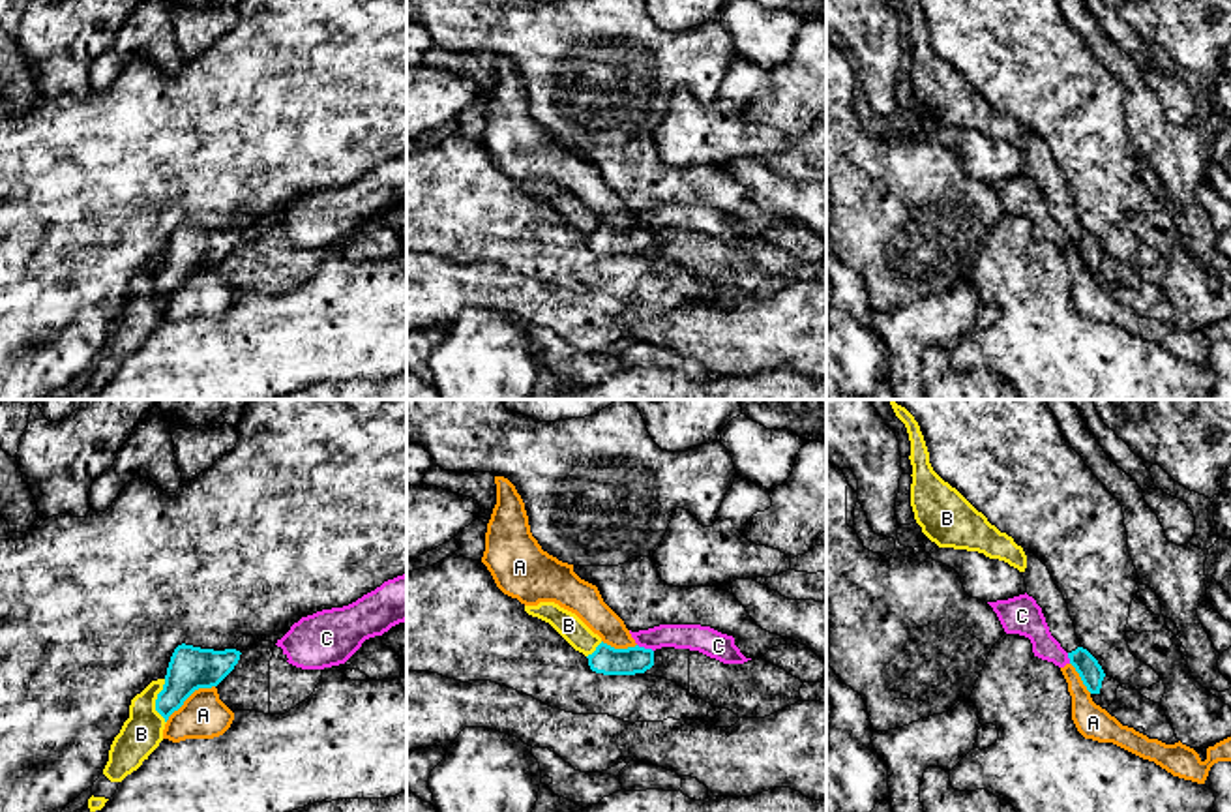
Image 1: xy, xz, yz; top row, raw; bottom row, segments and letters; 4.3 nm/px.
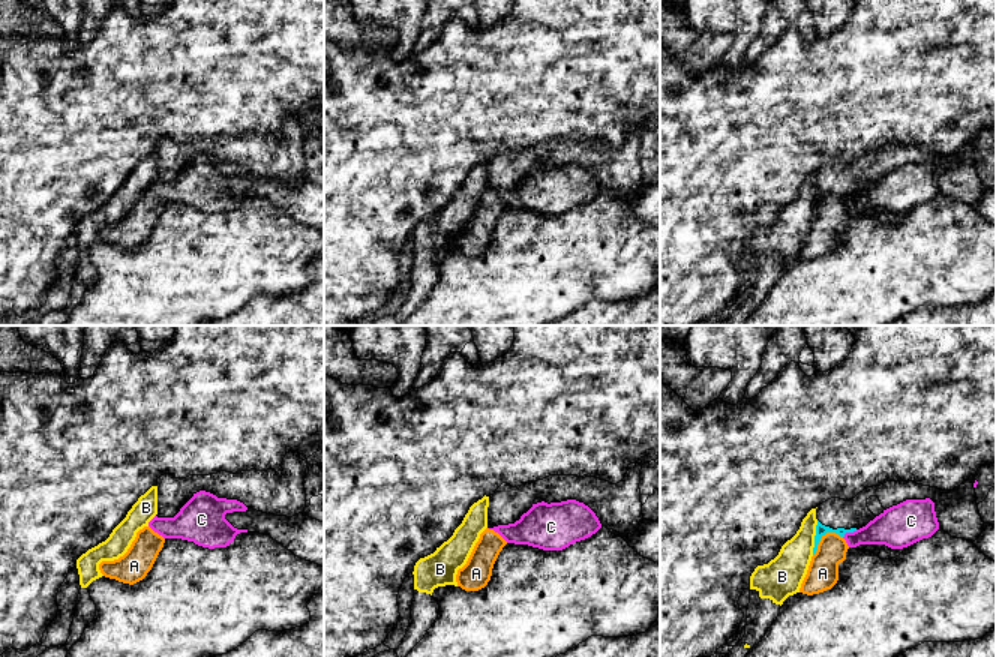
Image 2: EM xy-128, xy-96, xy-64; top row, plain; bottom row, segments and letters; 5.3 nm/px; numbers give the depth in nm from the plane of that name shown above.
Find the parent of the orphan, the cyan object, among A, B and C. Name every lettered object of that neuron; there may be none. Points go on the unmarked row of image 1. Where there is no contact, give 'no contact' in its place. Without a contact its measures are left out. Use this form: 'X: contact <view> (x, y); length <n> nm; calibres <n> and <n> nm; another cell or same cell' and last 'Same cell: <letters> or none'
A: contact xy (190, 274); length 260 nm; calibres 190 and 200 nm; another cell
B: contact xy (156, 282); length 190 nm; calibres 190 and 180 nm; another cell
C: contact xz (643, 227); length 80 nm; calibres 120 and 110 nm; another cell
Same cell: none

